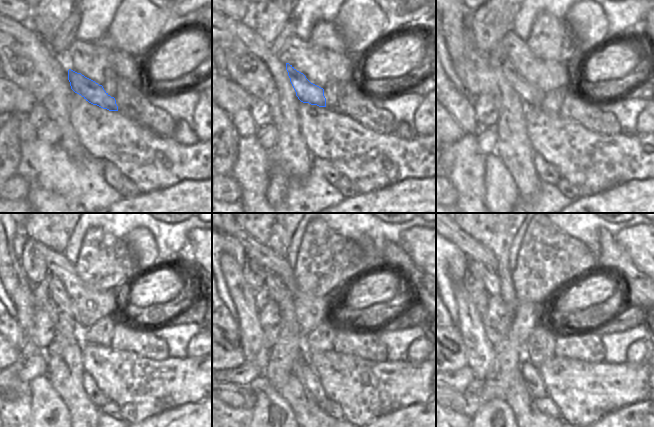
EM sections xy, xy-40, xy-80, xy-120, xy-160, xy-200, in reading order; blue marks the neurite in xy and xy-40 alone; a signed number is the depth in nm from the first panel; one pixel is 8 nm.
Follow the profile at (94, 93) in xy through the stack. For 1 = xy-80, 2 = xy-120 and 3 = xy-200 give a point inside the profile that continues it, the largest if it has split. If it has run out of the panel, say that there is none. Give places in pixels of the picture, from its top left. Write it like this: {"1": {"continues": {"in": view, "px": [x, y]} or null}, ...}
{"1": {"continues": {"in": "xy-80", "px": [531, 95]}}, "2": {"continues": {"in": "xy-120", "px": [59, 298]}}, "3": {"continues": {"in": "xy-200", "px": [491, 282]}}}

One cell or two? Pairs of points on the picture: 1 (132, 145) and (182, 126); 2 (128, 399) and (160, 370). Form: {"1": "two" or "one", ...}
{"1": "two", "2": "one"}

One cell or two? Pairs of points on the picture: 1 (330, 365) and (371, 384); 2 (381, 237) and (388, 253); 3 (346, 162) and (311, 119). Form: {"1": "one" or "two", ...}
{"1": "one", "2": "two", "3": "one"}

